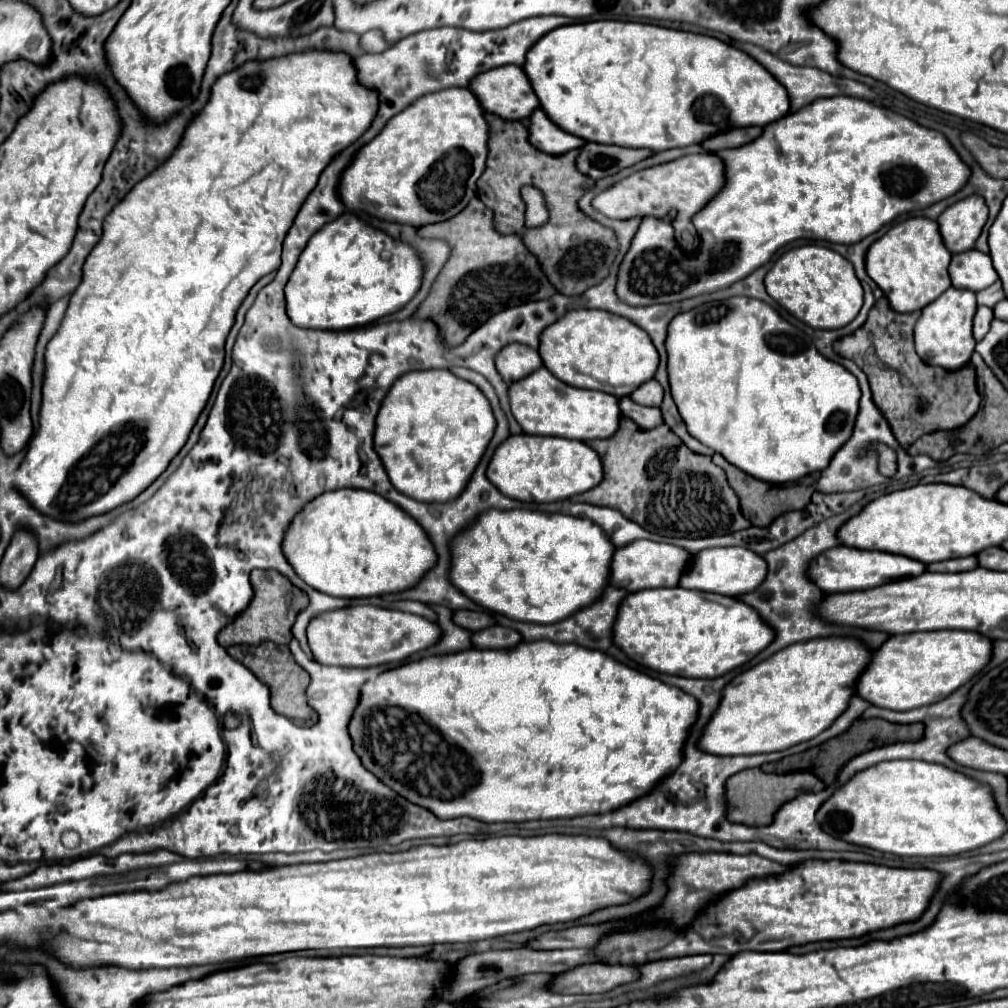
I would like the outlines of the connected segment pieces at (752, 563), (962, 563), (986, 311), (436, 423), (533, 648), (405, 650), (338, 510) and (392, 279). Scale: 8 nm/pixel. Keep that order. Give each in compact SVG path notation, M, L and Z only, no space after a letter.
M708 548L692 558L692 566L682 576L680 586L702 590L702 592L718 592L724 596L742 596L756 590L766 578L766 560L760 554L754 554L746 548Z
M952 558L946 562L928 564L928 570L934 570L934 572L964 572L964 570L974 570L974 568L978 568L976 558Z
M978 306L978 312L974 316L974 338L980 340L988 328L990 328L990 322L992 322L992 310L988 306Z
M420 370L400 376L390 388L376 416L374 448L382 458L390 482L406 496L422 502L450 502L464 492L472 472L480 464L496 430L486 396L470 382L456 378L450 370Z
M538 640L538 642L520 642L516 648L508 648L508 650L464 650L460 654L448 654L448 656L434 656L434 658L424 658L420 662L412 662L412 664L404 664L398 666L394 670L388 670L380 676L376 676L374 680L368 680L362 686L362 694L360 694L360 704L350 720L350 736L354 740L354 750L356 754L362 758L362 764L376 774L382 782L386 782L386 786L390 786L392 790L396 790L400 796L404 796L406 800L428 808L430 812L434 812L438 818L458 818L458 816L468 816L480 822L528 822L528 820L554 820L554 818L576 818L576 816L586 816L586 814L604 814L604 812L612 812L618 810L618 806L626 806L626 802L634 802L634 798L642 798L642 794L646 794L646 790L650 790L650 786L654 786L654 782L658 782L658 778L666 778L666 774L670 774L670 770L674 770L674 766L680 766L682 762L682 746L686 742L686 736L690 732L690 726L696 722L698 716L698 702L694 702L694 698L690 698L690 694L684 694L682 690L678 690L676 686L664 684L658 678L650 678L644 672L638 672L634 668L624 666L622 662L614 660L612 656L600 652L600 650L586 650L582 646L576 644L554 644L554 642L546 642L546 640Z
M350 606L324 612L308 624L310 650L318 662L328 666L380 666L400 662L438 644L438 638L442 638L442 630L438 630L436 622L378 606Z
M354 488L324 492L308 502L286 530L282 548L308 586L338 598L370 598L410 590L438 562L426 530L414 518L382 496Z
M342 214L340 218L318 230L308 240L304 252L300 254L300 260L284 288L286 314L294 326L302 328L314 328L314 330L358 328L400 310L418 292L420 282L422 282L422 262L408 244L392 240L384 232L358 220L354 214Z

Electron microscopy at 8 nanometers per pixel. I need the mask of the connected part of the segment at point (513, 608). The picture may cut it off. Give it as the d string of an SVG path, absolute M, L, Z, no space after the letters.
M488 510L454 538L450 580L482 608L520 622L552 624L570 618L570 614L590 606L590 602L602 594L608 586L606 570L610 570L610 554L614 554L614 544L606 538L606 532L588 518L532 510Z

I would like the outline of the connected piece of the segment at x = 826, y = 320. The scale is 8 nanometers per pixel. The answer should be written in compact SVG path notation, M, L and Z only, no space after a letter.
M800 246L784 252L764 278L768 294L794 318L810 328L836 330L850 324L862 308L864 290L852 262L826 246Z

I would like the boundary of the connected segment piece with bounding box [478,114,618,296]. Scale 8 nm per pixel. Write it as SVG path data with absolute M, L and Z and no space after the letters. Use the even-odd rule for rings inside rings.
M486 114L486 122L490 126L488 160L484 174L478 178L478 198L494 212L494 228L500 234L518 234L528 250L538 258L542 272L560 294L578 296L590 286L602 282L608 276L618 244L610 228L586 218L576 208L576 200L586 190L586 176L574 168L578 150L550 156L528 142L528 128L522 122L502 120L494 114ZM522 186L538 186L542 190L550 214L546 224L538 228L524 226L526 204L520 196Z

